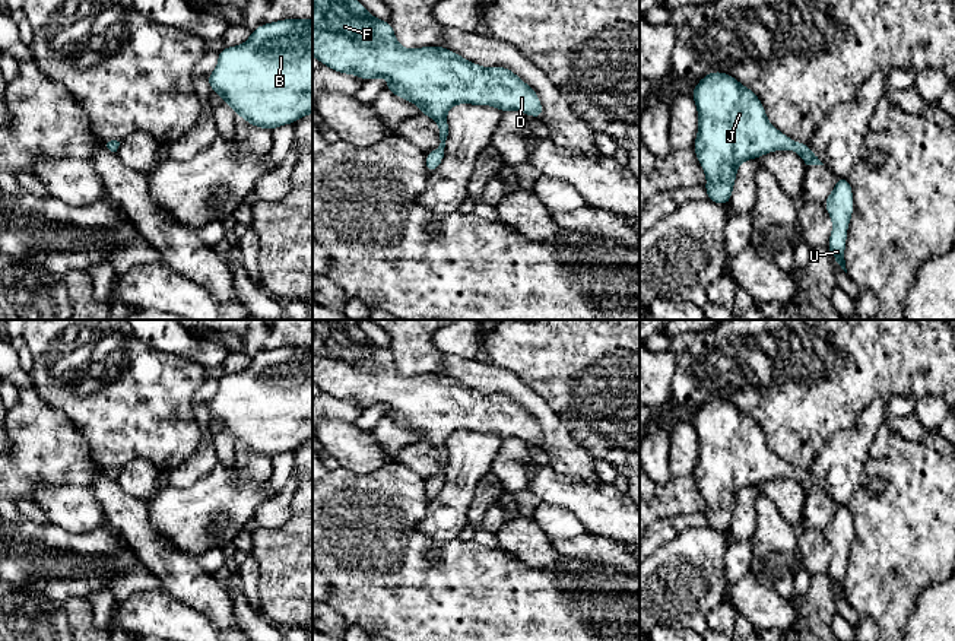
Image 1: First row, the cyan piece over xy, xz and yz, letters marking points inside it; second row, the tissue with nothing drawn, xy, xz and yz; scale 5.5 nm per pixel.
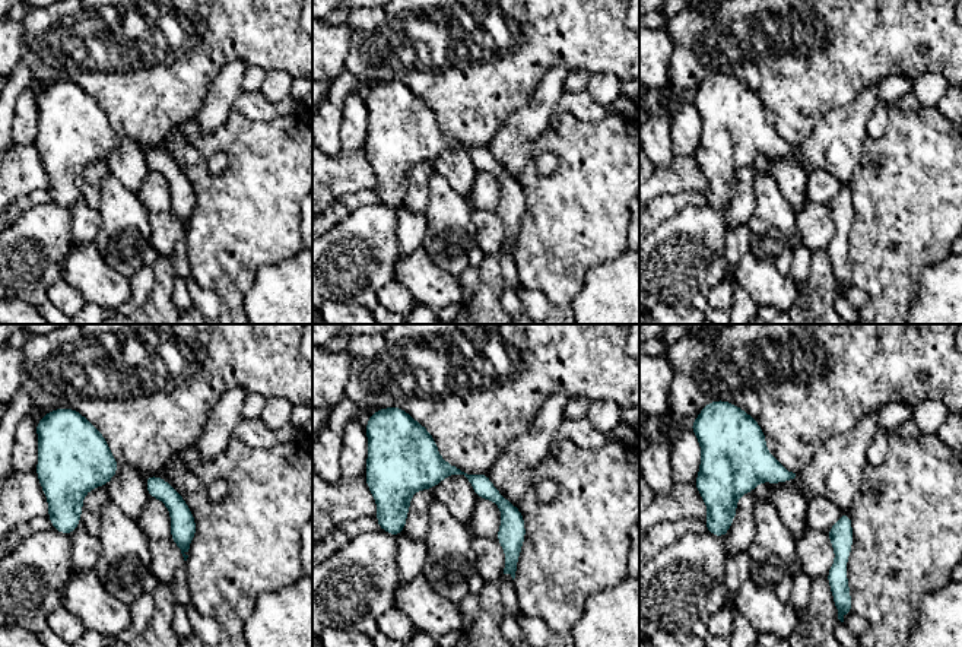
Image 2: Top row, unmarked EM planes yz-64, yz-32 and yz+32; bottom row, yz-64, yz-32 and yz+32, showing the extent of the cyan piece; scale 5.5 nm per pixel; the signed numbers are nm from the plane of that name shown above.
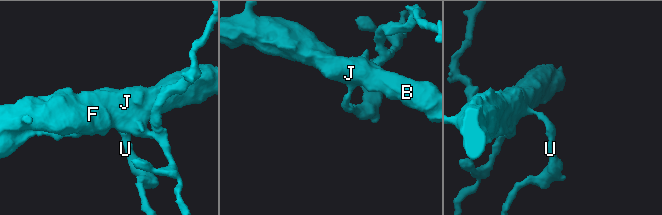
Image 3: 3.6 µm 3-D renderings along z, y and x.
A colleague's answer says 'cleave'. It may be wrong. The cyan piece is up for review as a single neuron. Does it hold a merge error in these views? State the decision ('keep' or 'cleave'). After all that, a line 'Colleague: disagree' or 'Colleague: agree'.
keep
Colleague: disagree

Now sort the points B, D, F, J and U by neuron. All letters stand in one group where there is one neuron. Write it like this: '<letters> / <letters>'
B D F J U

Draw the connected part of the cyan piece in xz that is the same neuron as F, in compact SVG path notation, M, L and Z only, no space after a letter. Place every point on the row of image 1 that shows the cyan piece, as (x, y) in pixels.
M312 0L312 57L362 80L384 77L387 92L421 108L440 130L440 146L426 153L428 174L444 158L447 111L459 104L491 105L540 120L542 102L513 70L482 67L445 47L403 48L388 20L374 18L359 0Z

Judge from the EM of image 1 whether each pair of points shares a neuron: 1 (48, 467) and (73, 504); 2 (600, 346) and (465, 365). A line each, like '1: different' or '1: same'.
1: different
2: different

